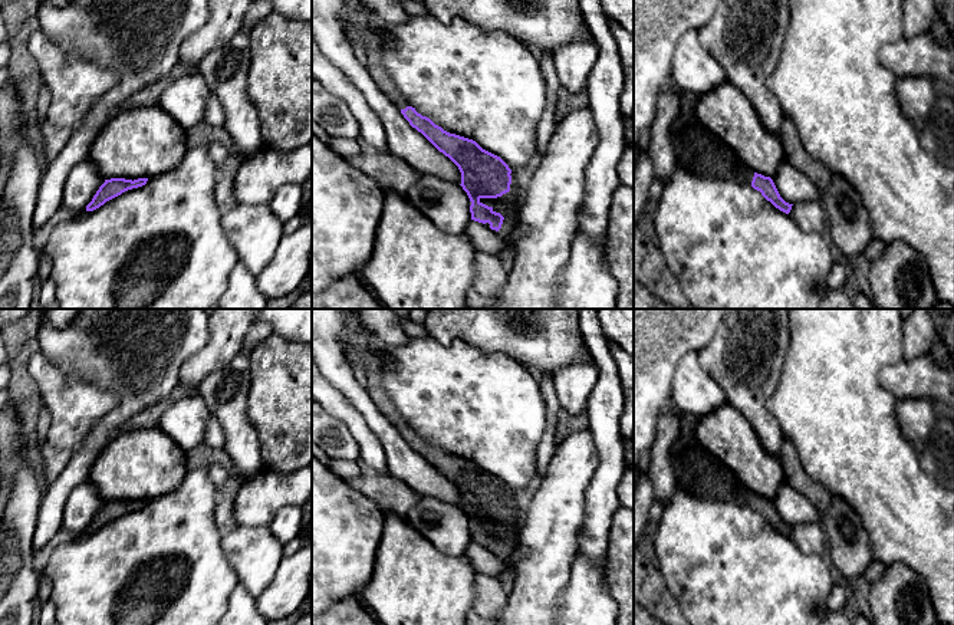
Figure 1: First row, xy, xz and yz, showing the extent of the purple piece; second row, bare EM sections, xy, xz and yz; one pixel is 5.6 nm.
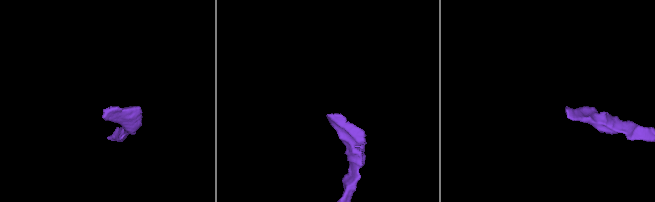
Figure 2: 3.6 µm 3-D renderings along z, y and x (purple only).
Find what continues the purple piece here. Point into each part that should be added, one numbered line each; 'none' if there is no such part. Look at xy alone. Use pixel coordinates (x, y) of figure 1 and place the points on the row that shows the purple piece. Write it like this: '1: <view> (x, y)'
none

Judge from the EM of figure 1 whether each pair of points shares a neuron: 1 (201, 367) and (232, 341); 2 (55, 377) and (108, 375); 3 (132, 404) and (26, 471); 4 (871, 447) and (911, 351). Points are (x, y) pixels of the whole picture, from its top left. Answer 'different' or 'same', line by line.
1: same
2: different
3: different
4: different

